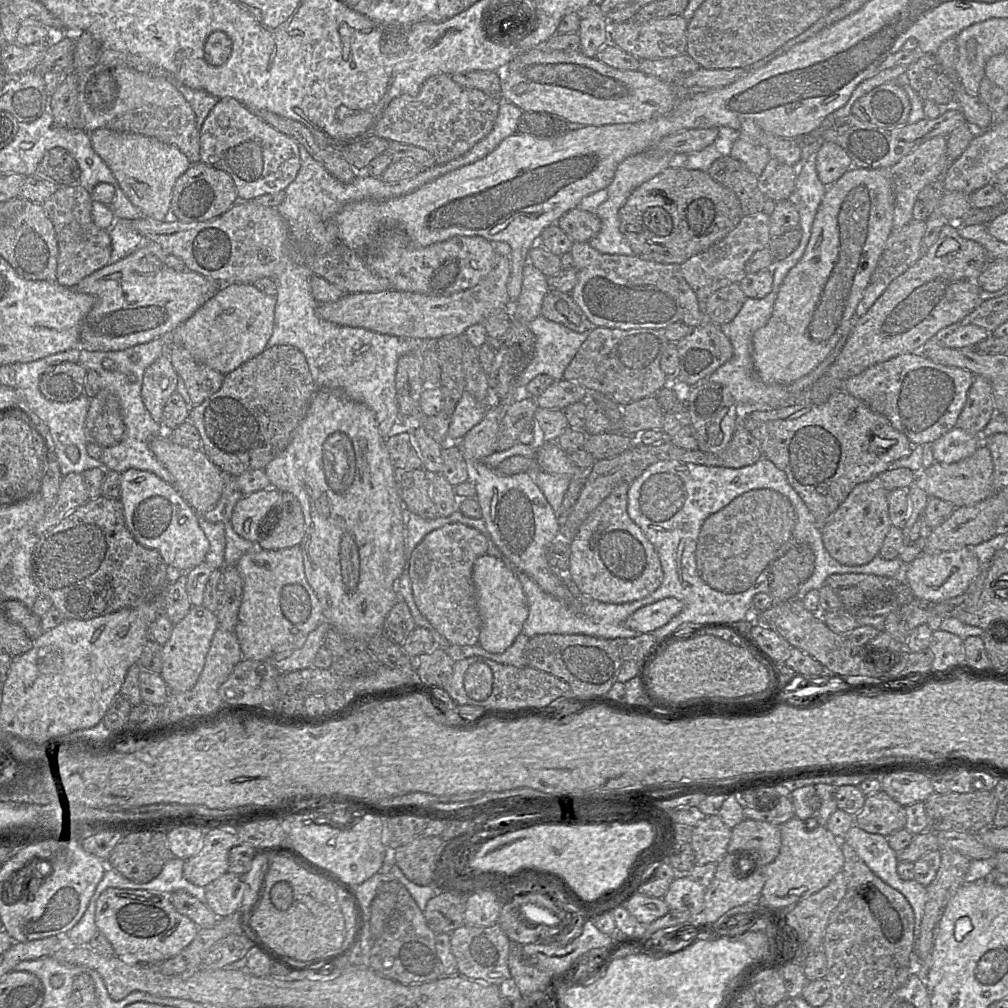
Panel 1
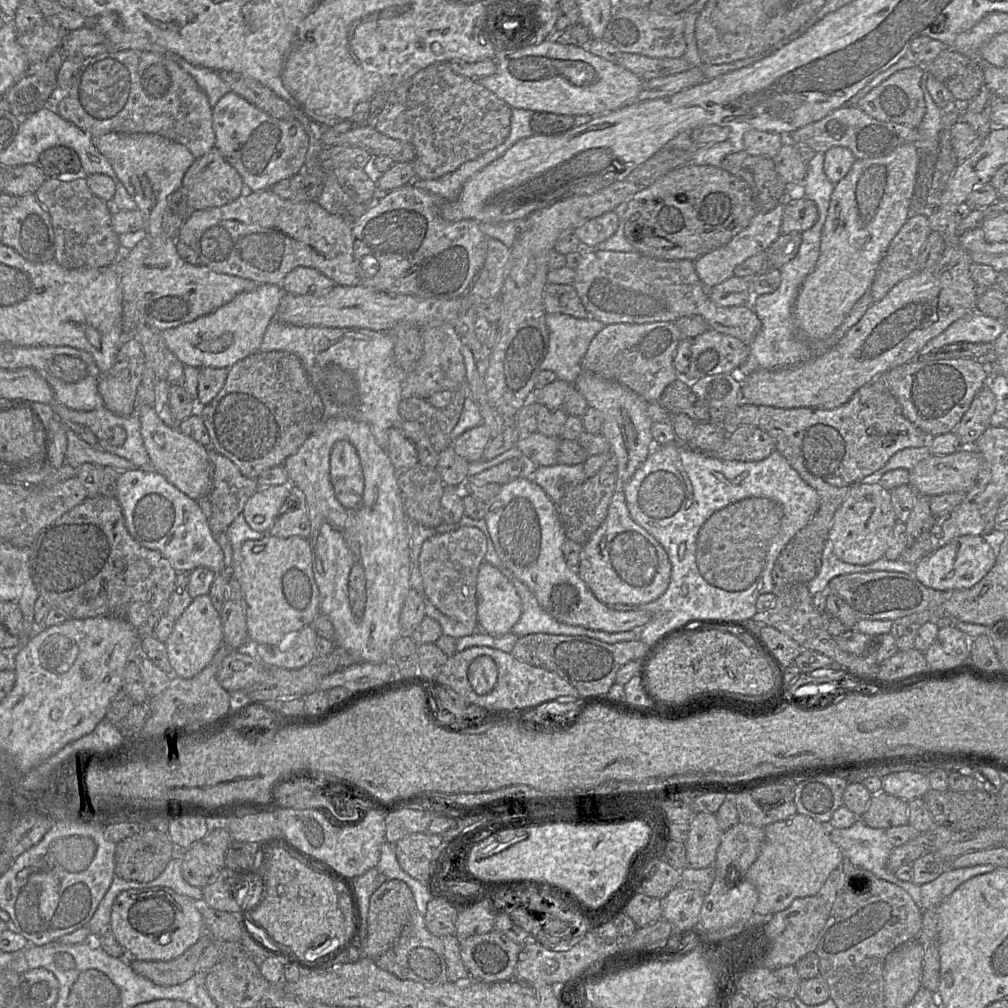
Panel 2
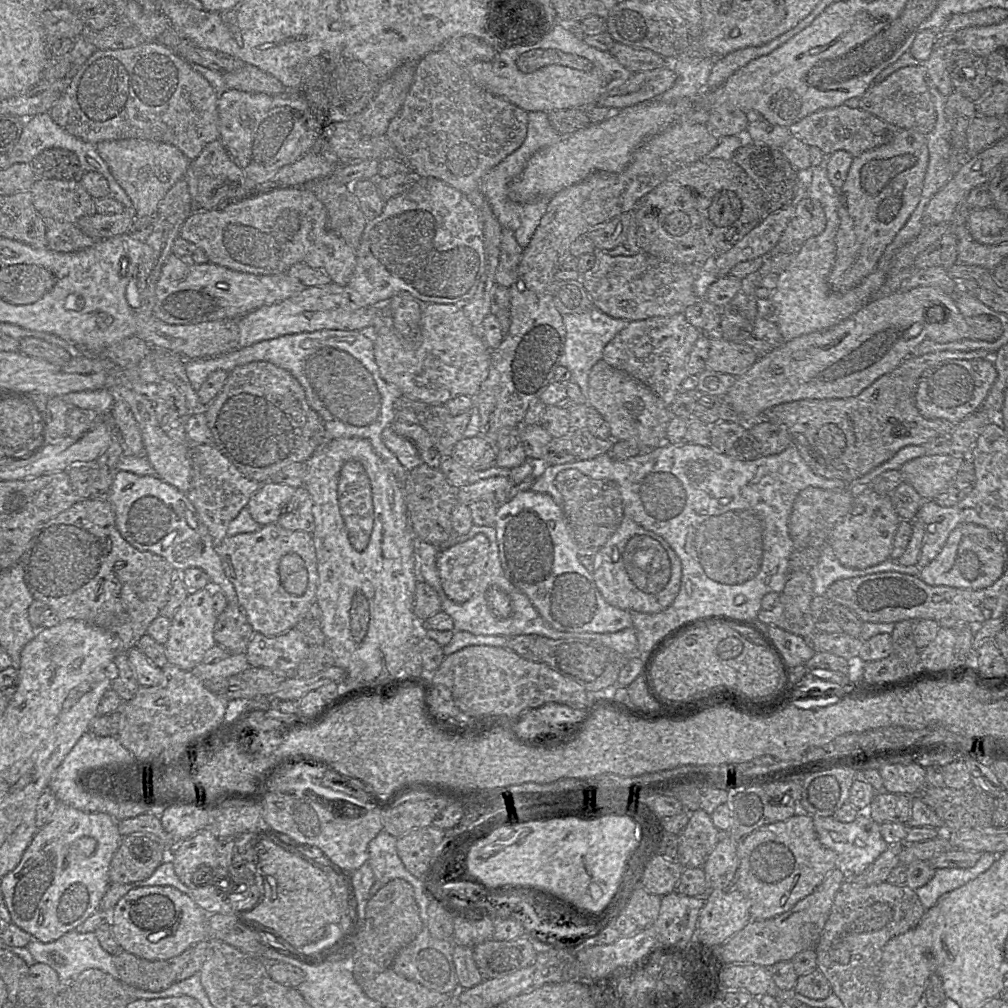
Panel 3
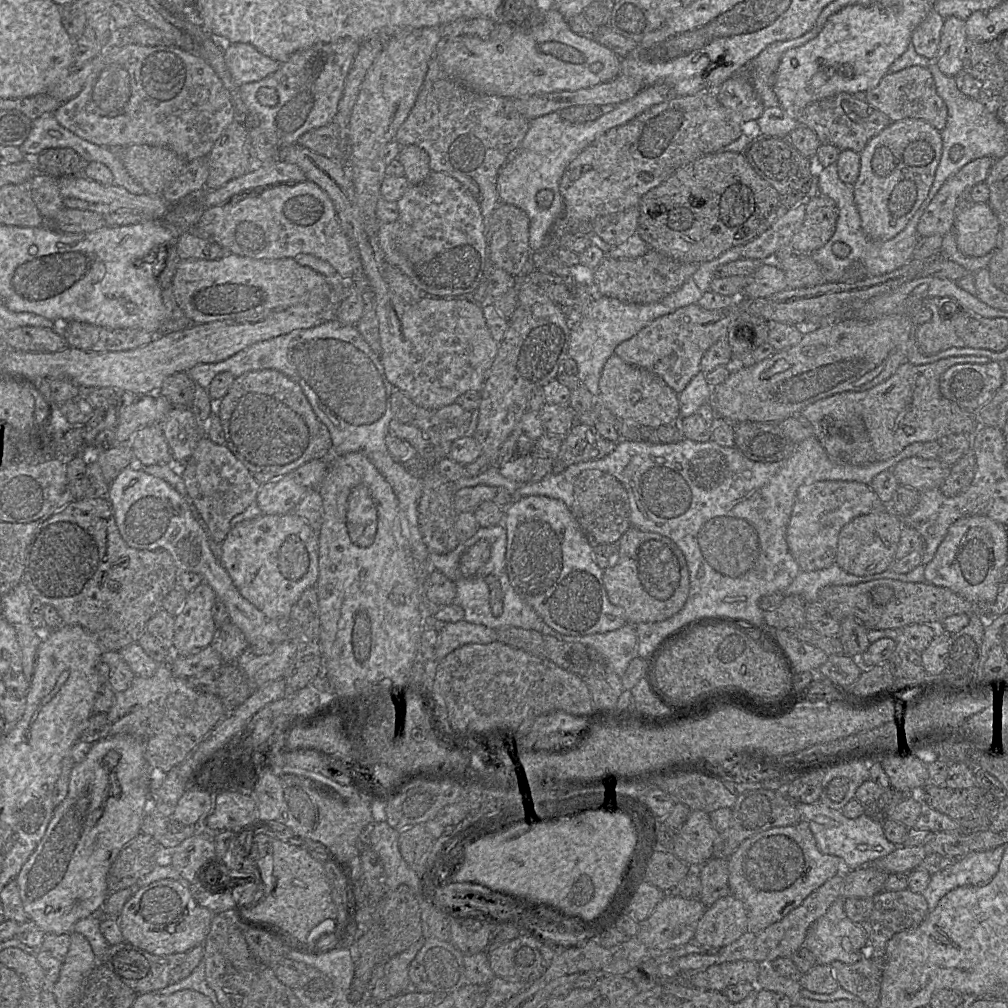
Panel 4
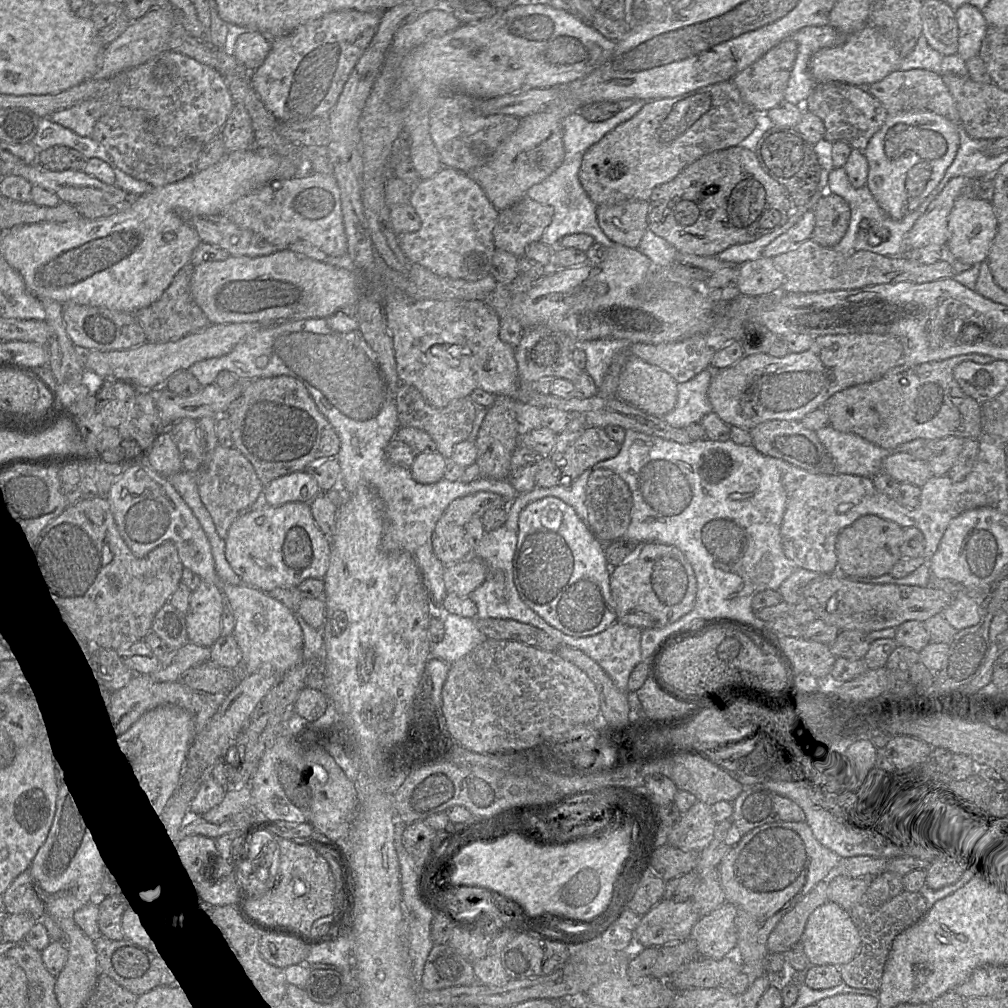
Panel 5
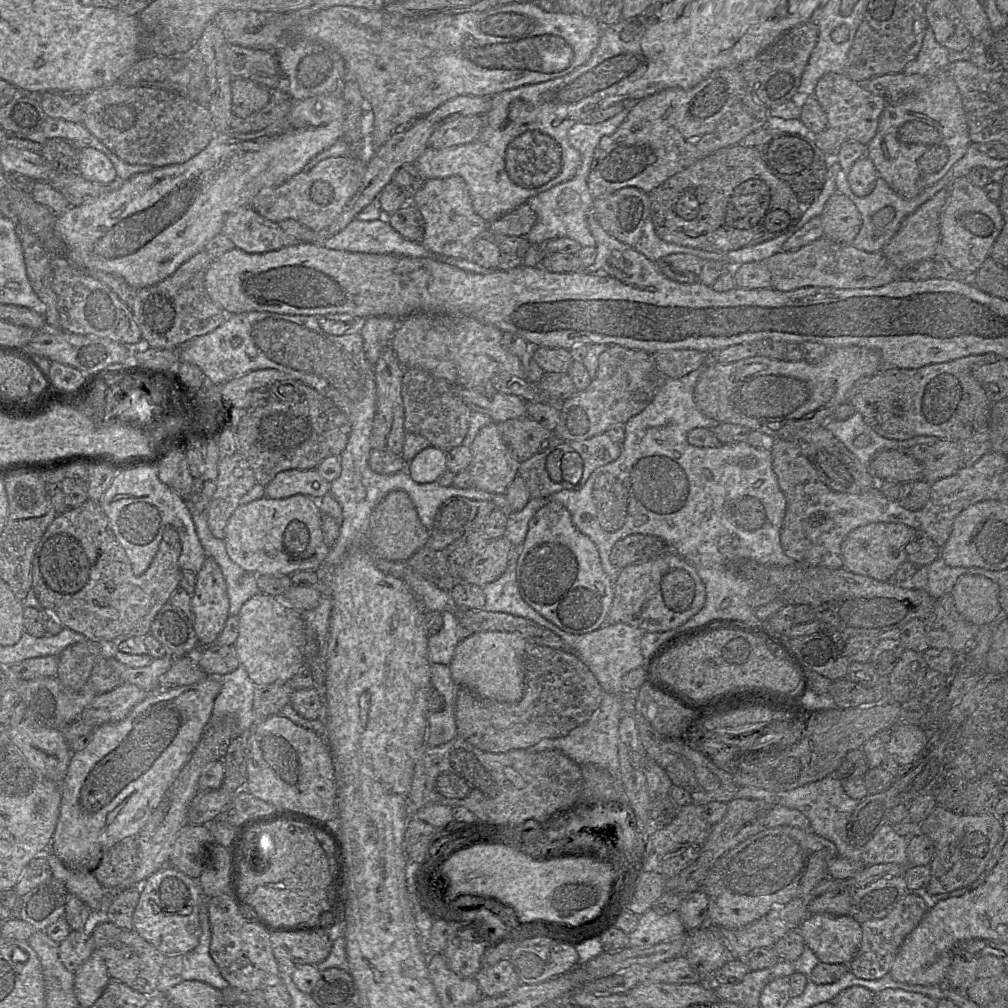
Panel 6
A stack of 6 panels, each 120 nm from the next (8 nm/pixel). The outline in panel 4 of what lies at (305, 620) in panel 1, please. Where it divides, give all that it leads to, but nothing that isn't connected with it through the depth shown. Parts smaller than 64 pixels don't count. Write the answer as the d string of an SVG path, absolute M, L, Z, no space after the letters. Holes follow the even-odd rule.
M293 512L266 515L242 521L231 527L221 543L219 562L228 572L240 594L266 617L277 622L289 622L290 611L301 594L314 587L319 576L318 534L309 524Z

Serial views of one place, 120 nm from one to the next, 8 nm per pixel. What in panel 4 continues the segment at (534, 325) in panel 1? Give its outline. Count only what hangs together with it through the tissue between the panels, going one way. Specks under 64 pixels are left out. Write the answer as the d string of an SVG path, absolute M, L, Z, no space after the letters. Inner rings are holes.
M692 277L661 300L647 304L623 302L616 298L601 296L596 293L596 298L579 312L578 320L570 322L568 355L577 363L578 378L597 399L599 395L599 379L603 367L607 359L614 355L614 349L617 345L633 337L655 319L672 313L679 308L697 304L703 294Z

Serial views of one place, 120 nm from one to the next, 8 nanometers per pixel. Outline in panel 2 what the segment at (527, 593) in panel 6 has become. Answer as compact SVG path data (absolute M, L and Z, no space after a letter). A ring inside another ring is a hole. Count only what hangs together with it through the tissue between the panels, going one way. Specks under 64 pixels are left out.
M518 477L502 485L497 496L485 503L487 511L485 522L498 556L512 573L529 588L539 605L548 614L561 623L591 630L609 633L637 631L639 639L639 630L650 621L650 613L648 611L616 611L611 606L602 604L579 577L576 569L567 566L562 552L562 545L567 538L555 503L538 484L529 478Z

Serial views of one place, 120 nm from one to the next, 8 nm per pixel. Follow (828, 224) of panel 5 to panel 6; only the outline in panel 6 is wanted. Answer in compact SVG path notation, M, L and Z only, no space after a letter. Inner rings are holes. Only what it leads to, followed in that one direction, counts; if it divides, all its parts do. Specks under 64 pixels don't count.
M839 192L828 199L819 217L823 226L822 238L840 244L851 244L862 224L855 204Z

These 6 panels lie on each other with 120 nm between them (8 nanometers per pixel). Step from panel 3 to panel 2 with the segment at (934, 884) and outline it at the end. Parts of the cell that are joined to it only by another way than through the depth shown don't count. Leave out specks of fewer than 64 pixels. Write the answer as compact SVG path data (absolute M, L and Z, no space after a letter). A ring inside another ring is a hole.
M979 864L961 868L948 867L934 880L921 884L922 911L931 906L938 906L961 883L968 879L993 871L994 864Z

